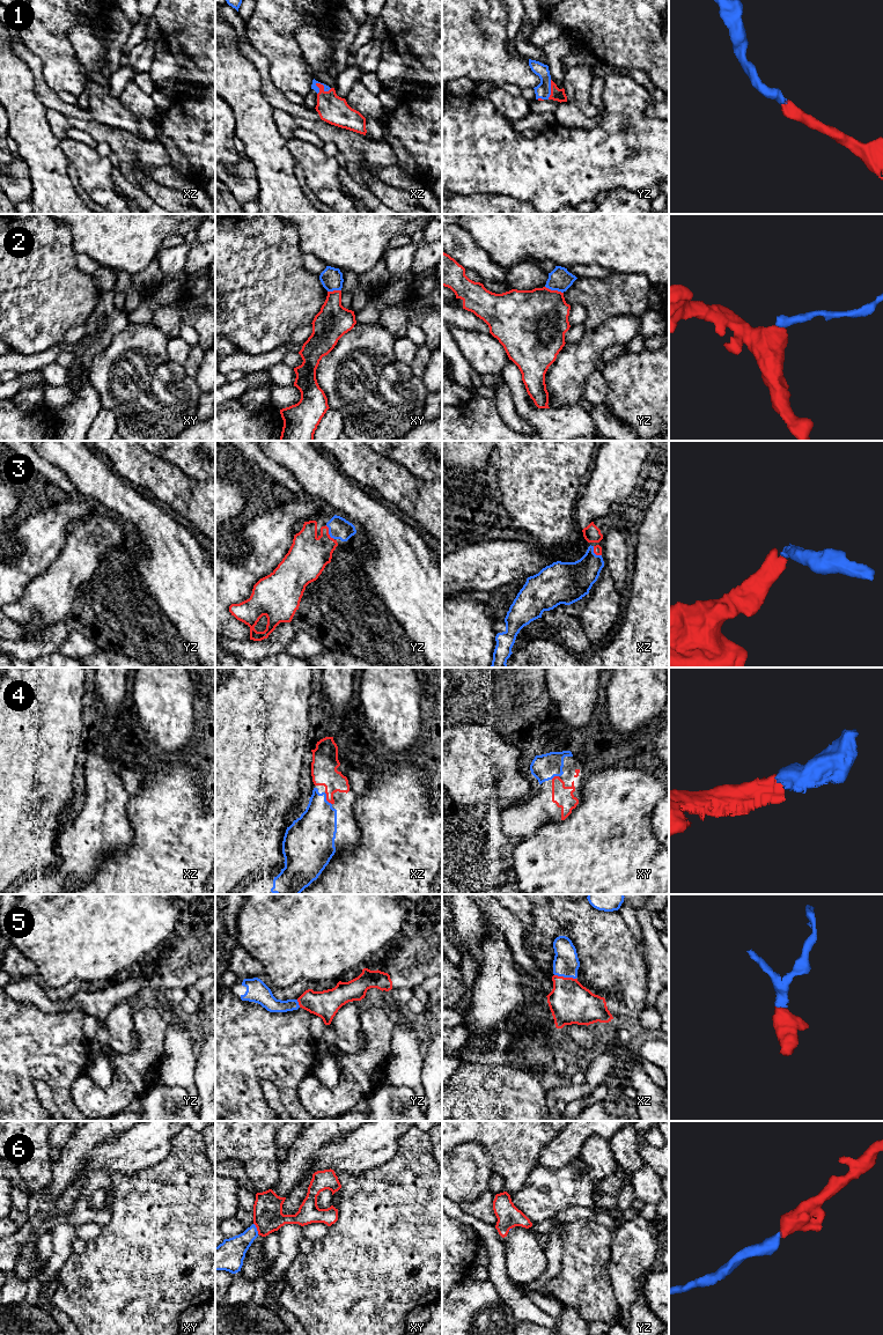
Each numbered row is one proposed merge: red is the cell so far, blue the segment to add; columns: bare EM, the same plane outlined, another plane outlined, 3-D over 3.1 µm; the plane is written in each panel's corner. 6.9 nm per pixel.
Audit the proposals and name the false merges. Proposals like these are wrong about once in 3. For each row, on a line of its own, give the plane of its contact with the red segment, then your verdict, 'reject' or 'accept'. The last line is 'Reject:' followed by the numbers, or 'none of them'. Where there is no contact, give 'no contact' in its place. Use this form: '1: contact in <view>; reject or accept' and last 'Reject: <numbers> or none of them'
1: contact in xz; accept
2: contact in yz; reject
3: contact in yz; accept
4: contact in xz; accept
5: contact in xz; accept
6: contact in xy; accept
Reject: 2

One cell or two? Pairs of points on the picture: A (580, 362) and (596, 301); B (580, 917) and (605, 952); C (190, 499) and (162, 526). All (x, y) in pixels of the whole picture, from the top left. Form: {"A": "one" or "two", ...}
{"A": "two", "B": "one", "C": "two"}

